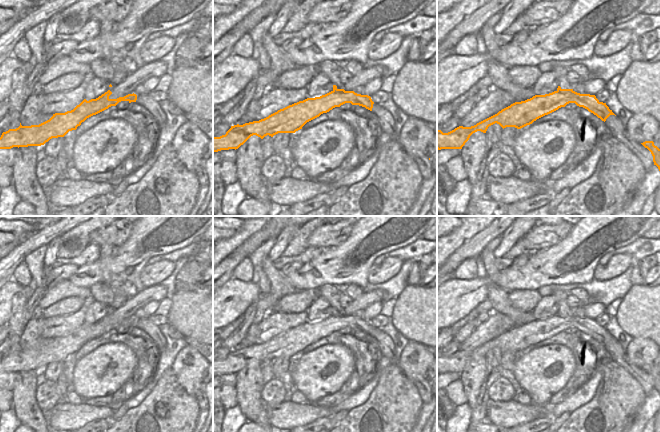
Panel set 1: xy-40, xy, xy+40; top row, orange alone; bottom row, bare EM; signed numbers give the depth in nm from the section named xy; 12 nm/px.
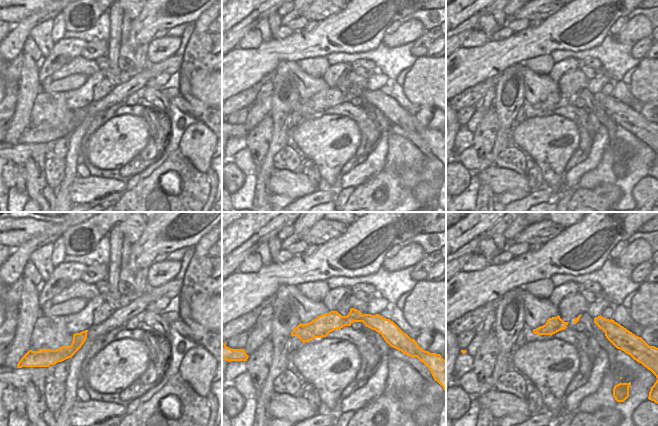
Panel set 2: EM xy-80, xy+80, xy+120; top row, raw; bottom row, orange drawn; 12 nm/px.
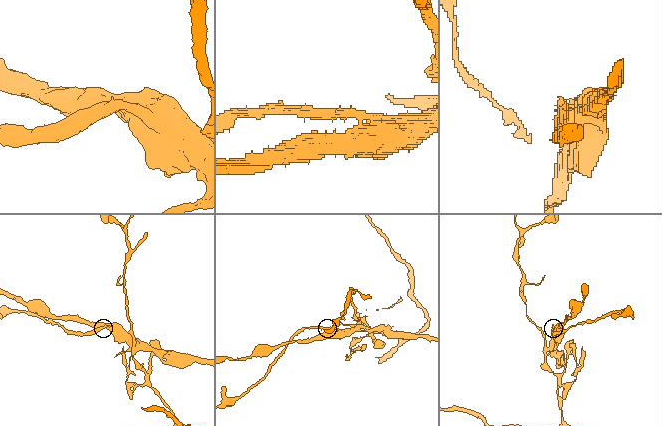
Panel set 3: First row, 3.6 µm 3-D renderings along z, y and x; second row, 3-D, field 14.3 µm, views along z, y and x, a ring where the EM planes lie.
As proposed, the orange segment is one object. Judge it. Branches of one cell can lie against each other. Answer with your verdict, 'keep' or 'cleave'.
cleave

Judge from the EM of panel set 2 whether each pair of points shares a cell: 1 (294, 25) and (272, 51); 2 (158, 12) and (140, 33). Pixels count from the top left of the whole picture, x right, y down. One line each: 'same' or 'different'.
1: different
2: same

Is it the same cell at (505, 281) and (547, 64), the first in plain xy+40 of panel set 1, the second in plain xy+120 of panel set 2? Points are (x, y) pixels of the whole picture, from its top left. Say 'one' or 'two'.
two

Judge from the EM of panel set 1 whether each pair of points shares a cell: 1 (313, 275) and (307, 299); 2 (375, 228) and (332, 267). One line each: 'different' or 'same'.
1: different
2: same

